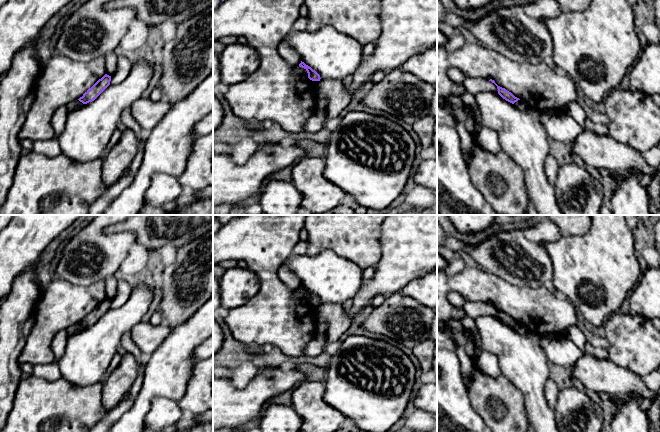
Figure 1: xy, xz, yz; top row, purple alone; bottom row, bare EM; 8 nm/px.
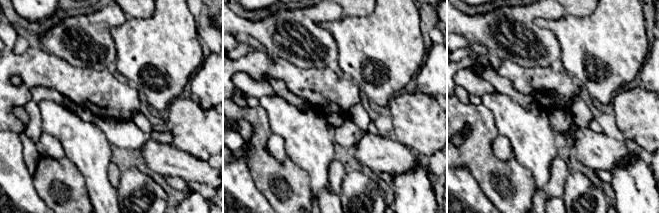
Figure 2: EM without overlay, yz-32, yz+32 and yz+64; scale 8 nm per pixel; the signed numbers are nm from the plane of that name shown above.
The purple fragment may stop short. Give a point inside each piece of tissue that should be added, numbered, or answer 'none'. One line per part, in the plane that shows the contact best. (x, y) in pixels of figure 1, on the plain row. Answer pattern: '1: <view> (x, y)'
none

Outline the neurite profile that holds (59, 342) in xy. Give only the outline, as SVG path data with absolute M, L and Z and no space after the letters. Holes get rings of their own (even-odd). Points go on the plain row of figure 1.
M64 329L62 331L60 331L54 337L54 339L52 341L51 347L52 347L56 362L58 362L64 354L68 337L69 337L69 335L67 334L66 329Z

